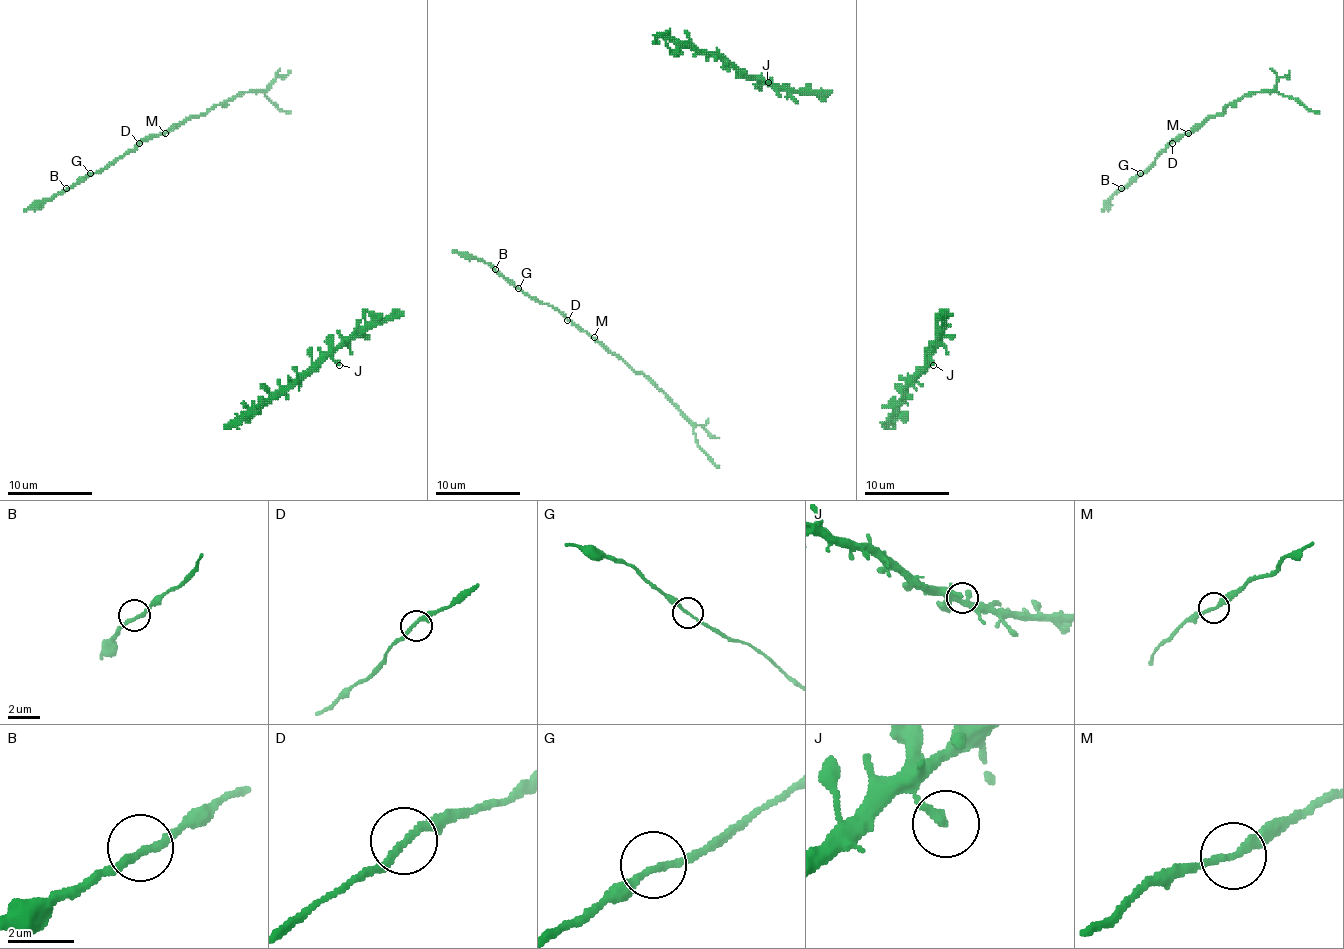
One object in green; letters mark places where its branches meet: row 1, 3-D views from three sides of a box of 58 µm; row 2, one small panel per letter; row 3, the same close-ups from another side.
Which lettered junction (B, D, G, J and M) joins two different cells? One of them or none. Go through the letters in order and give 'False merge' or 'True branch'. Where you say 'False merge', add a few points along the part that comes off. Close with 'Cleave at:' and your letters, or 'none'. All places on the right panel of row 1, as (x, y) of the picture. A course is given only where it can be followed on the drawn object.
B: True branch
D: True branch
G: True branch
J: True branch
M: False merge. Course of the part to remove: (1189, 132), (1229, 105), (1257, 92), (1274, 92), (1298, 98), (1319, 113)
Cleave at: M

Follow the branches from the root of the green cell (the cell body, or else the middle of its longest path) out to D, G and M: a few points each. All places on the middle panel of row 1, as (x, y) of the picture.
D: (491, 263), (516, 286), (557, 310), (567, 320)
G: (491, 263), (518, 288)
M: (491, 263), (525, 293), (561, 312), (593, 337)

